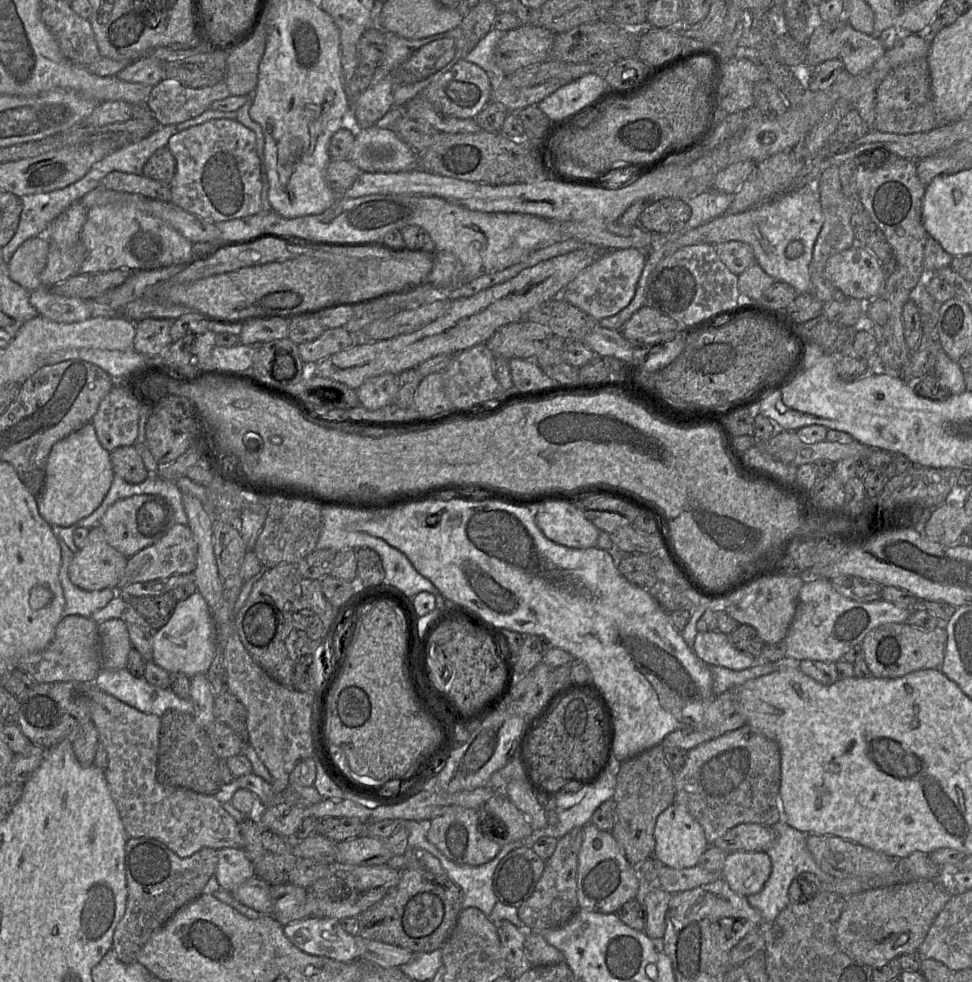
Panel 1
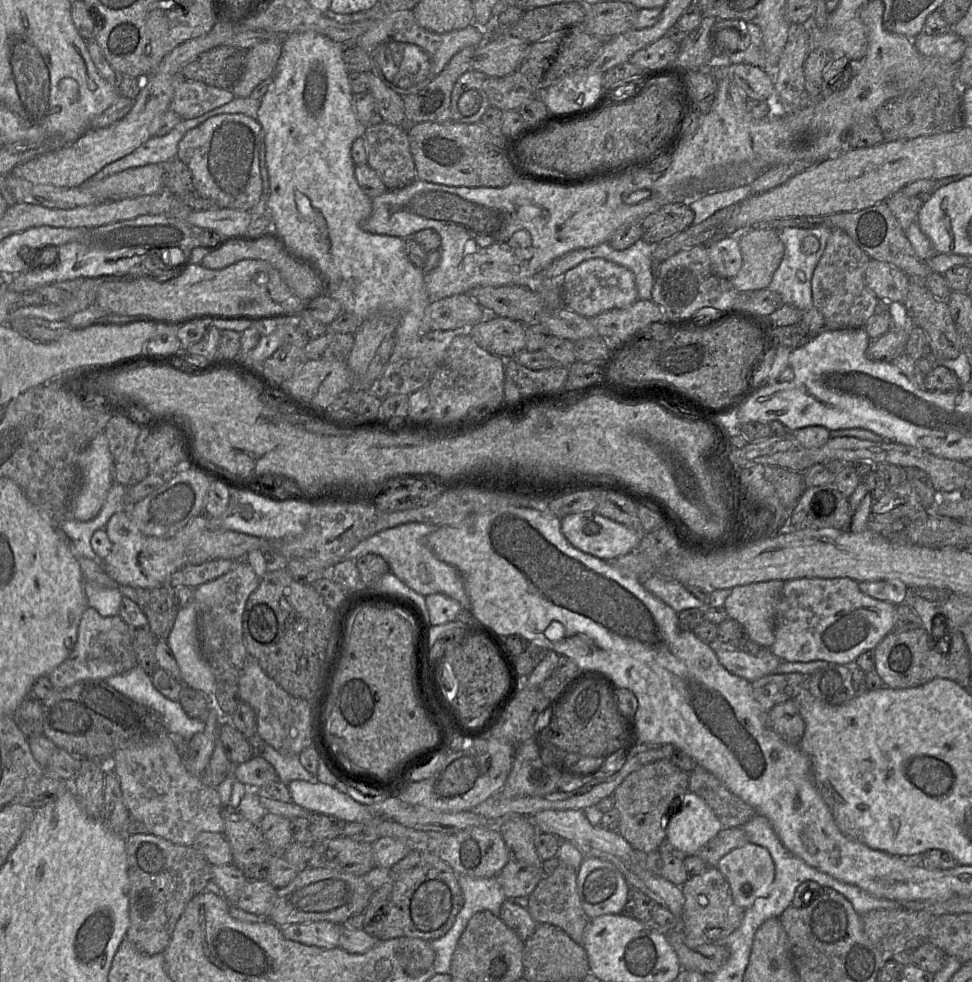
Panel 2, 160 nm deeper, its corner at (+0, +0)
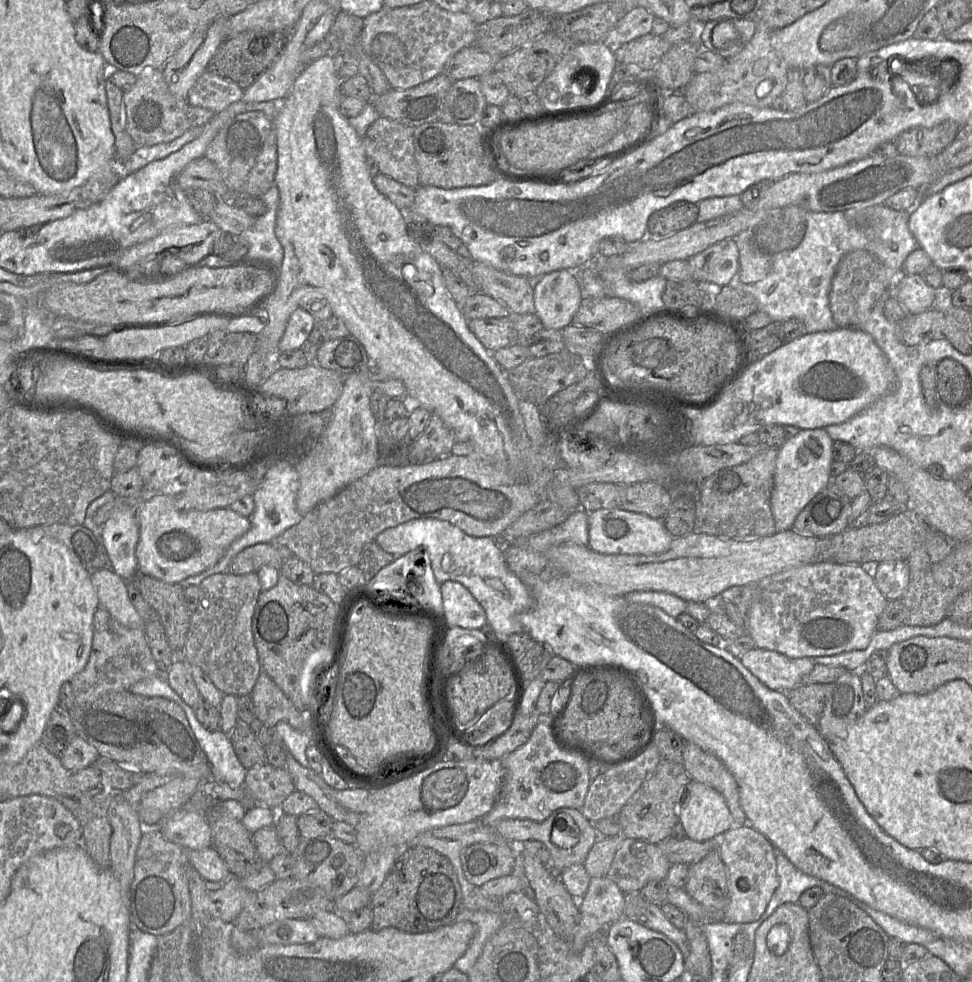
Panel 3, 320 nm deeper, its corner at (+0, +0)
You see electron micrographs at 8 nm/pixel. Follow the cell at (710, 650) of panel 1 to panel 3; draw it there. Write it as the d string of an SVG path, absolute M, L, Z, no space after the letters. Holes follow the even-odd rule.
M759 647L747 651L739 659L767 688L779 692L788 692L800 685L815 666L813 658L789 658Z

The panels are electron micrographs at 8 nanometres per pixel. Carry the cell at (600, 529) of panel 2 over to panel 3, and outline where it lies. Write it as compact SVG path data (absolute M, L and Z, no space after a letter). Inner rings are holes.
M620 508L599 509L588 514L588 547L606 555L653 555L666 552L673 537L661 519Z

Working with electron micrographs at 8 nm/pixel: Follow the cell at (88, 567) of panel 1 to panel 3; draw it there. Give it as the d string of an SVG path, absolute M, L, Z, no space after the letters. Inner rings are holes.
M179 488L159 492L139 501L136 517L139 524L139 541L135 555L138 571L169 584L199 574L217 564L228 547L250 529L250 520L227 508L208 511L181 511L176 507Z

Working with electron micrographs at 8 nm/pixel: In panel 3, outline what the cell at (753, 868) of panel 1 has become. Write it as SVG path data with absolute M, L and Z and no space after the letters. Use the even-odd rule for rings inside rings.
M750 825L733 826L718 840L718 851L727 871L728 899L721 914L708 911L693 900L685 889L670 888L667 903L680 909L696 923L723 921L728 923L750 923L758 920L764 913L778 886L776 871L776 849L774 845Z

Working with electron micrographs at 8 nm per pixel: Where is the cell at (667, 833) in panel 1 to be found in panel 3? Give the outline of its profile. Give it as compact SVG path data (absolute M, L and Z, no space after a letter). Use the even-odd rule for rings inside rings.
M690 781L678 806L678 821L682 824L685 837L697 842L715 842L733 827L732 816L720 793L713 788Z

